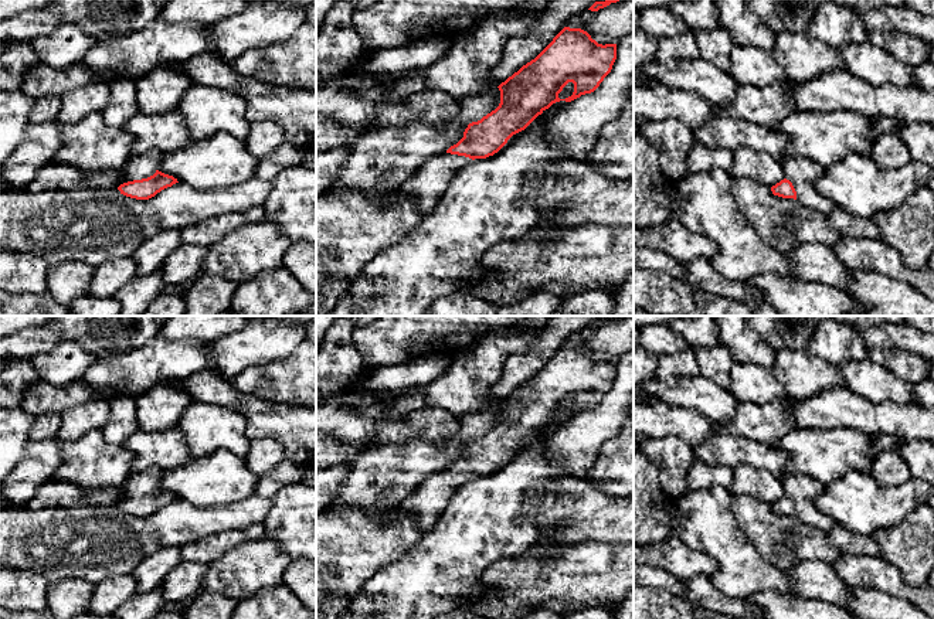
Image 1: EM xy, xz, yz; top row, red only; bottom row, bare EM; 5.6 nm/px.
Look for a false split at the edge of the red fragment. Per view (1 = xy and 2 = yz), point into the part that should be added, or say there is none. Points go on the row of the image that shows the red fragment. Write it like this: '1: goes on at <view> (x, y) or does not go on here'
1: goes on at xy (141, 166)
2: goes on at yz (801, 172)

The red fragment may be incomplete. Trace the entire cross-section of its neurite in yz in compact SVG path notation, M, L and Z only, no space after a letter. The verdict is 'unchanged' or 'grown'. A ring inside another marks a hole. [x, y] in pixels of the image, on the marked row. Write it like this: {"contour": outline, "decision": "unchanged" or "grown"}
{"contour": "M788 154L782 167L785 178L771 187L772 194L798 200L805 207L828 215L833 204L815 190L815 180L822 177L825 169L799 154Z", "decision": "grown"}

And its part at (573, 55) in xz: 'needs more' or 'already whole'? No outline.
needs more

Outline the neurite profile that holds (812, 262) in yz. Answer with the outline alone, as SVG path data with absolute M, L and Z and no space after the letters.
M799 244L784 255L792 263L792 276L825 283L845 290L852 283L852 271L835 255L832 246L821 244Z

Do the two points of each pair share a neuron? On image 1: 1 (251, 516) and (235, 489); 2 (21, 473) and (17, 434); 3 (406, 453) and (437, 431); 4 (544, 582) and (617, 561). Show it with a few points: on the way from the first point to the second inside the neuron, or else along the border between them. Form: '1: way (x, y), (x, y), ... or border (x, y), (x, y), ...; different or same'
1: border (254, 492), (237, 500), (216, 503), (209, 507); different
2: border (29, 439), (24, 456), (14, 468); different
3: border (457, 431), (442, 444), (410, 438), (391, 445); different
4: way (563, 577), (598, 574); same

